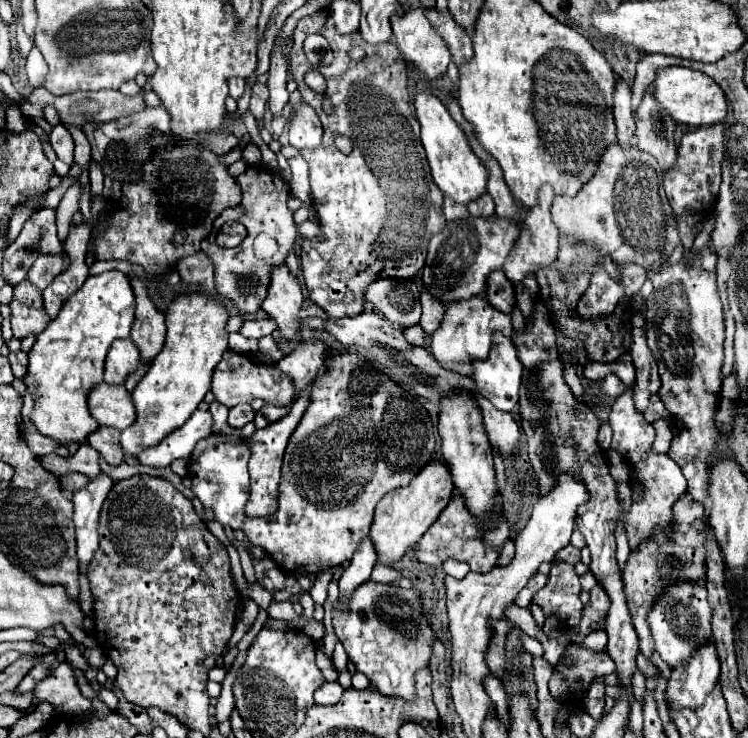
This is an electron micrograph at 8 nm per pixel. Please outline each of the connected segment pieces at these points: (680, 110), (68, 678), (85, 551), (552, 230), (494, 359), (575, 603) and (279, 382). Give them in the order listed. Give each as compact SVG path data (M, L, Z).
M671 65L665 69L657 71L657 77L653 81L653 95L657 103L677 121L693 127L703 127L703 125L715 125L723 123L727 115L727 99L721 87L709 75L689 69L689 67L679 67Z
M65 660L61 663L61 671L53 671L51 677L43 679L35 687L35 699L33 703L39 701L49 701L55 707L61 707L65 713L71 715L87 715L93 713L93 701L85 699L77 687L75 679L75 667Z
M101 473L97 479L89 481L85 489L77 491L73 497L75 513L73 521L77 527L77 559L79 565L89 569L89 563L93 561L93 555L99 547L99 511L101 505L111 489L111 477Z
M545 185L541 191L539 191L539 203L527 213L525 221L523 221L523 227L521 227L521 235L513 247L513 253L509 253L505 265L503 265L503 271L507 275L507 279L517 285L523 281L523 277L527 277L529 273L535 273L539 269L545 269L545 267L551 267L555 261L557 261L557 253L559 253L559 233L557 233L557 227L553 225L551 221L551 203L553 203L553 189L549 185Z
M495 335L489 359L473 363L473 379L481 395L485 395L497 409L511 411L519 401L519 385L523 367L517 359L517 349L503 335Z
M555 563L551 567L547 585L535 593L535 601L545 615L553 613L559 617L563 627L575 627L583 609L579 593L581 583L575 567L569 563Z
M229 349L225 351L219 365L215 367L213 395L219 403L223 403L227 407L235 407L239 403L249 403L251 399L257 399L257 397L269 405L289 405L295 399L291 379L285 373L281 373L275 365L253 363L247 355L241 355L241 353L235 353Z

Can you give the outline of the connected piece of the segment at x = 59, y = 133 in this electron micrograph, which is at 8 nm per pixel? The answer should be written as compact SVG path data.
M61 123L53 127L53 131L49 133L49 139L51 139L51 145L53 145L57 157L63 163L73 163L73 137Z

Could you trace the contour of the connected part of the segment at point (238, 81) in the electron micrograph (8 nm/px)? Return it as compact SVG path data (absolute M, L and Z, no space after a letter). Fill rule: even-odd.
M231 77L229 79L229 95L233 99L239 99L243 95L243 89L245 89L245 79L243 77Z

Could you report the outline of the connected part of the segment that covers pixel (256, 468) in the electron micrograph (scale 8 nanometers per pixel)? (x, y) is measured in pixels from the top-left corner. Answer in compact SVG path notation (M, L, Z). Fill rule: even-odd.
M305 391L307 395L301 395L293 401L291 411L275 421L269 423L265 429L257 429L247 441L251 447L251 459L249 459L249 475L251 475L251 497L249 503L245 507L247 517L265 517L265 515L273 515L277 511L277 485L281 479L281 463L283 463L283 453L287 447L287 441L291 437L291 433L295 431L295 427L299 425L301 417L305 415L307 407L309 407L309 391Z

